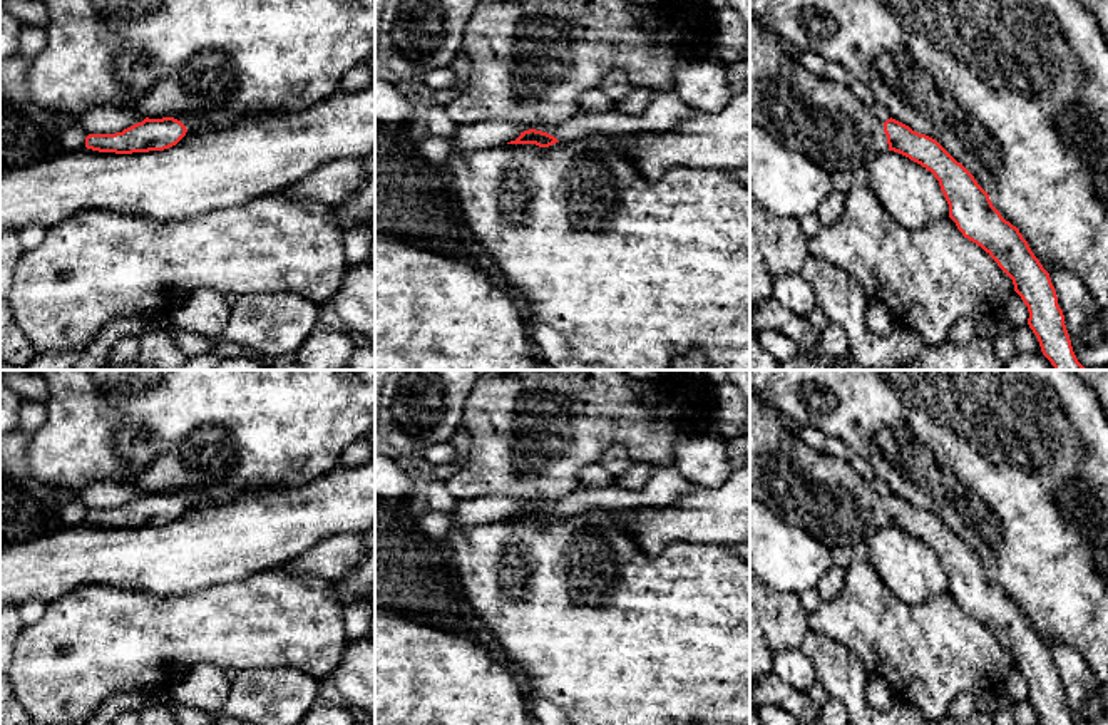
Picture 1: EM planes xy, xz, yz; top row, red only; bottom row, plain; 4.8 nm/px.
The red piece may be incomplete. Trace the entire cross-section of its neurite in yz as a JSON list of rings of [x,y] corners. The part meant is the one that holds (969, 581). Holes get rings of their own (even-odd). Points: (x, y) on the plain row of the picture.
[[[758,395],[750,397],[750,501],[758,501],[785,522],[805,529],[830,551],[839,546],[854,548],[885,526],[899,527],[931,546],[949,579],[949,593],[962,611],[981,621],[1013,655],[1014,666],[1028,681],[1028,700],[1041,725],[1073,725],[1049,648],[1019,604],[993,581],[989,569],[974,551],[936,514],[892,492],[882,497],[852,469],[850,462],[808,447],[783,427],[778,410]]]

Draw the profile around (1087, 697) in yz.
[[[1048,641],[1073,725],[1108,725],[1108,681],[1100,681],[1071,646]]]

